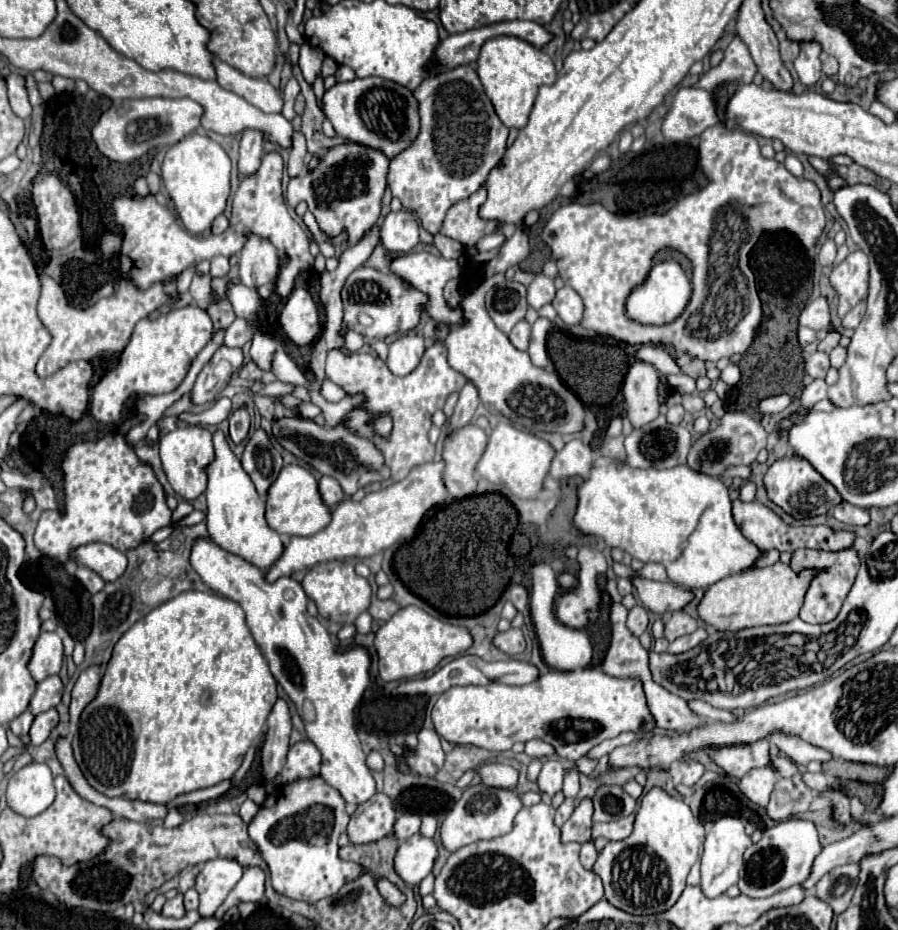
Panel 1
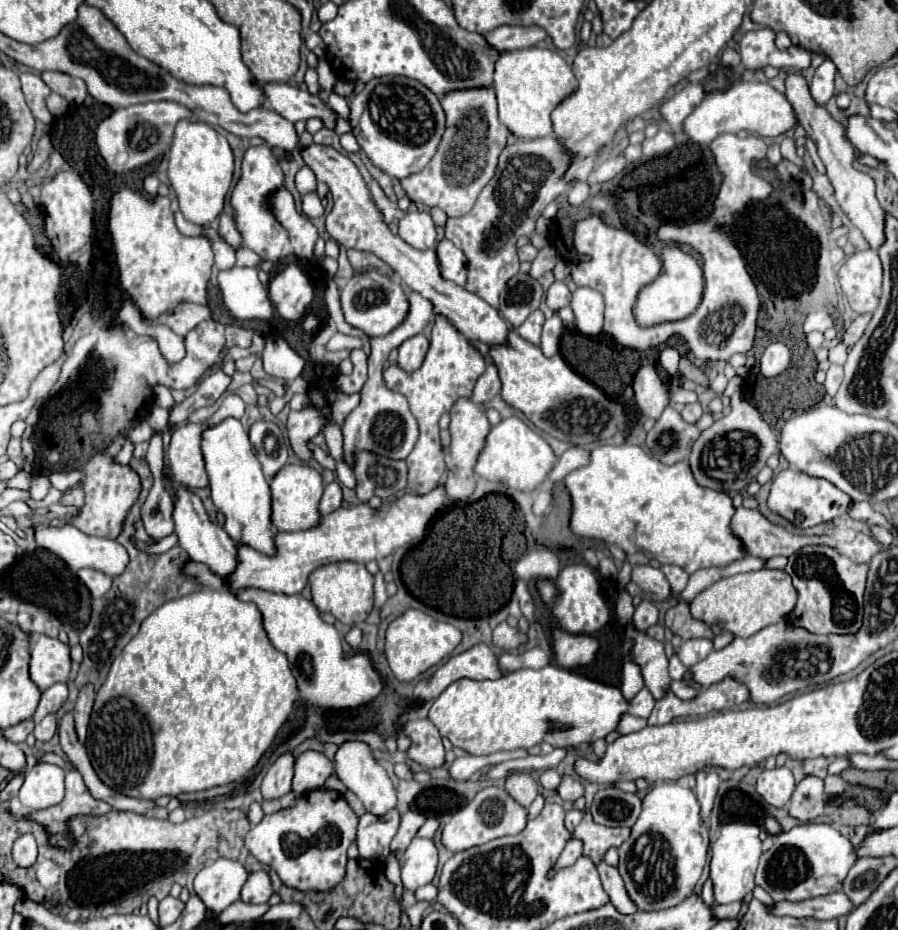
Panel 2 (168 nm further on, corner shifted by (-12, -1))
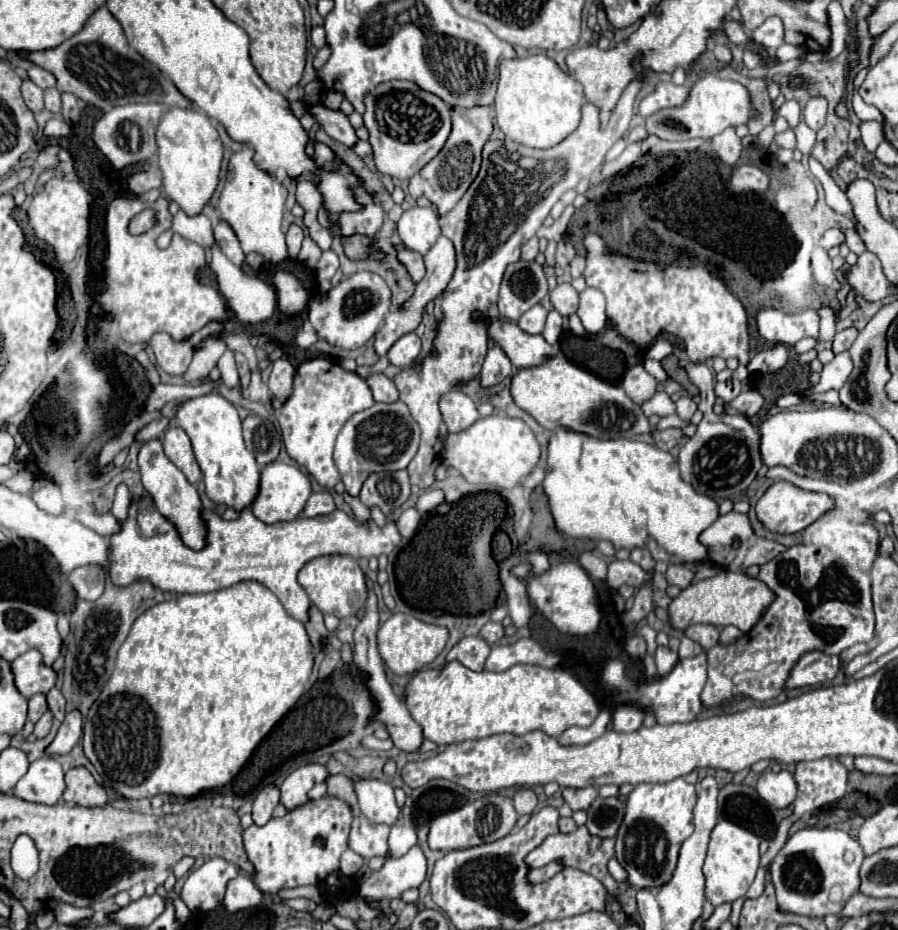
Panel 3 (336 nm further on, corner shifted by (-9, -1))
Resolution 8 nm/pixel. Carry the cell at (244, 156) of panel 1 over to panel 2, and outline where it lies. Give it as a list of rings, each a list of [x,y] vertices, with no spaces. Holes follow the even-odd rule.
[[[263,144],[263,146],[251,146],[245,156],[243,156],[243,174],[241,180],[237,182],[233,194],[231,194],[231,206],[235,208],[235,222],[237,230],[243,236],[243,244],[253,250],[263,262],[279,262],[283,254],[283,246],[287,244],[287,232],[279,222],[273,218],[271,210],[267,208],[267,194],[283,186],[283,172],[279,168],[279,162],[273,154],[273,150]]]

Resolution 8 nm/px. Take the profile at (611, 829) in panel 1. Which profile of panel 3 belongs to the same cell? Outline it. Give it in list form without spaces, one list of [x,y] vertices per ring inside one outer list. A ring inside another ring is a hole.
[[[580,826],[578,830],[574,830],[572,834],[552,834],[548,836],[538,848],[534,848],[526,858],[524,862],[528,864],[528,868],[542,868],[550,862],[560,862],[562,866],[568,866],[568,868],[578,868],[582,872],[588,872],[592,874],[594,878],[598,878],[606,890],[610,892],[610,896],[618,898],[620,896],[620,890],[618,890],[618,882],[608,874],[606,870],[606,864],[608,860],[614,856],[614,840],[612,838],[592,838],[592,834],[588,834],[586,826]]]

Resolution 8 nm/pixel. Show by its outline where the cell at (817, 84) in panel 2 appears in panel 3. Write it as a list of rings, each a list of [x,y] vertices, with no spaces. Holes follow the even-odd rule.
[[[814,96],[810,98],[810,102],[806,104],[804,108],[804,122],[812,128],[812,130],[820,130],[826,122],[826,108],[828,108],[828,102],[826,98],[822,96]]]

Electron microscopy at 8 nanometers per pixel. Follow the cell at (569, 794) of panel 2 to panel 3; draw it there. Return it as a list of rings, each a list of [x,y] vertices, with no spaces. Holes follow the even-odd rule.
[[[594,786],[588,788],[564,788],[562,796],[566,800],[566,804],[576,812],[576,810],[588,810],[592,806],[592,802],[598,796],[598,790]]]

